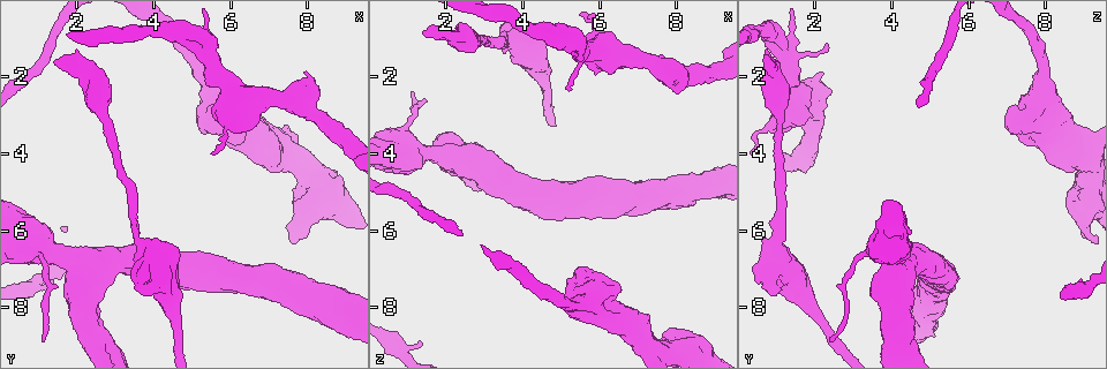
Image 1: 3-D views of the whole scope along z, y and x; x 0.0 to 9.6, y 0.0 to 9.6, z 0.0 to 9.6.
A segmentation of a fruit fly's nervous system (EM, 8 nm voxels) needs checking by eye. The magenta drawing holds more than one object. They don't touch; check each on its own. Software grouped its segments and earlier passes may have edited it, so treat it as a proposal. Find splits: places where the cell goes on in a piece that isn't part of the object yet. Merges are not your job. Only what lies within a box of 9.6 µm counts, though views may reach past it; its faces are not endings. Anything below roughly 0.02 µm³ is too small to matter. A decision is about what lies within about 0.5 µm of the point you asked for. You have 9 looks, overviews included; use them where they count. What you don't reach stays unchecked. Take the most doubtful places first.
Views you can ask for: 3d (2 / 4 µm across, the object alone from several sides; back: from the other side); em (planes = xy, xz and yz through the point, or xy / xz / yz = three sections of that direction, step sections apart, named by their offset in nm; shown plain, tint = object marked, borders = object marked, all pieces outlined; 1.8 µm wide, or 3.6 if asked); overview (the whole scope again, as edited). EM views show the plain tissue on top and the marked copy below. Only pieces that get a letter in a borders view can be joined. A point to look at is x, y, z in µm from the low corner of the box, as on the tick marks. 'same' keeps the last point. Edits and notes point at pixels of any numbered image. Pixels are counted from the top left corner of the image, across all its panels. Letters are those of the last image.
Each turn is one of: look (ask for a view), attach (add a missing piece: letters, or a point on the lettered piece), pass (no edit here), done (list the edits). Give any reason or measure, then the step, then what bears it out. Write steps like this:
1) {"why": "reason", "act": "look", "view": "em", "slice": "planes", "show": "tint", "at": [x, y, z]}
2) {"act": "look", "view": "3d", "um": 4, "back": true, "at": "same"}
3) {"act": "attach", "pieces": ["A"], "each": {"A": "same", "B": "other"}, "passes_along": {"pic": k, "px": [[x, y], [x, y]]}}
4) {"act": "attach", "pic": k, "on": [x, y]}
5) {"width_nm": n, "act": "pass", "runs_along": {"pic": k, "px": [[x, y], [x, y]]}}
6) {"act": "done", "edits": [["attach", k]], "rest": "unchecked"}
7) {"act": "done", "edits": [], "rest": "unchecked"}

{"why": "branch stops here", "act": "look", "view": "em", "slice": "yz", "step": 16, "show": "tint", "at": [1.50, 1.70, 0.95]}

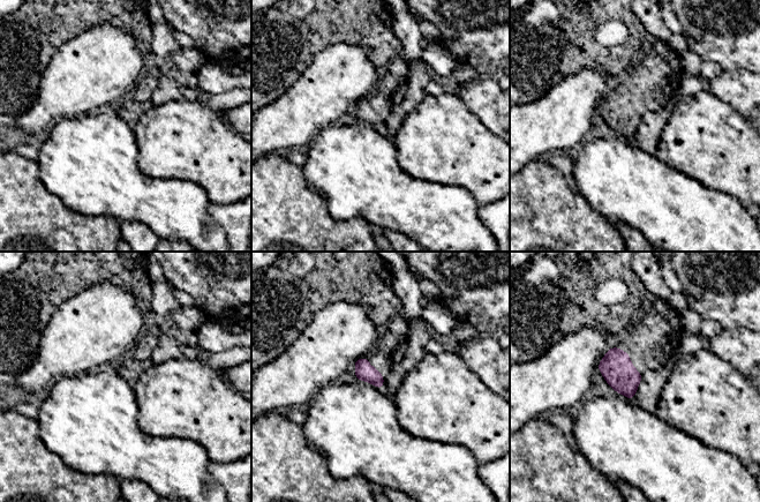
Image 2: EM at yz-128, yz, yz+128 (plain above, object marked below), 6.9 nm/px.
{"why": "cut it another way", "act": "look", "view": "em", "slice": "planes", "show": "borders", "at": "same"}

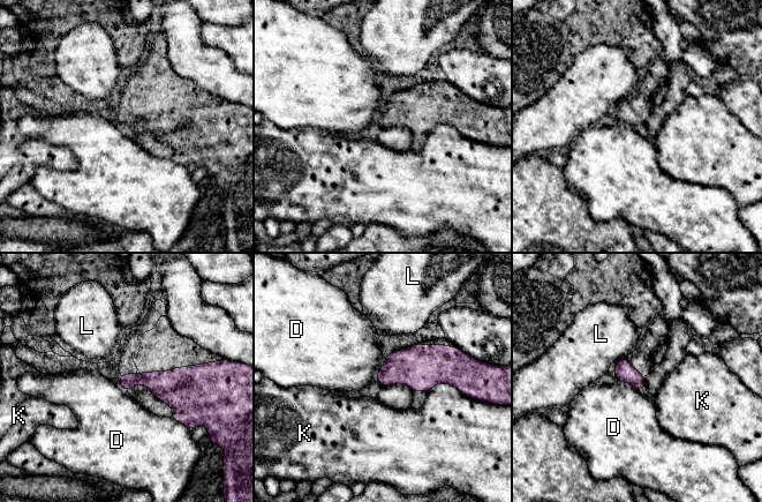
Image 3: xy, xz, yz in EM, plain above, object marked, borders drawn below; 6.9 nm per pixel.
{"act": "pass", "each": {"D": "other", "K": "other", "L": "other"}, "found": "none of them fits"}

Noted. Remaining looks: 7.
{"why": "an open end", "act": "look", "view": "em", "slice": "xy", "step": 4, "show": "tint", "at": [1.35, 7.30, 8.90]}

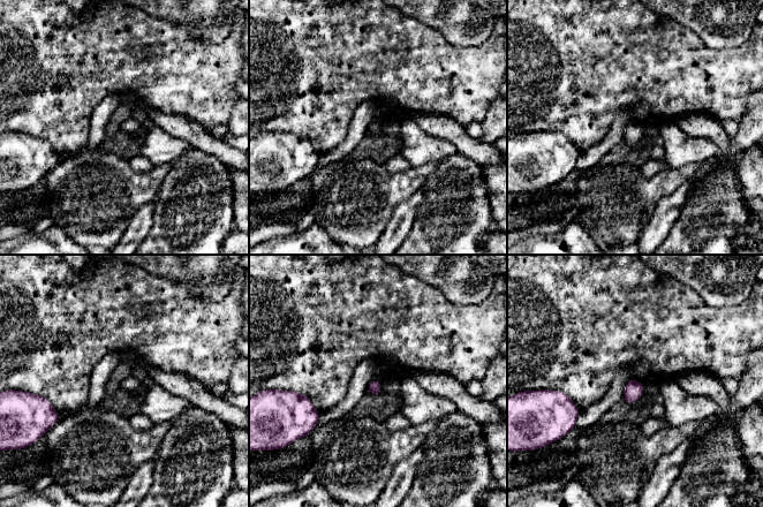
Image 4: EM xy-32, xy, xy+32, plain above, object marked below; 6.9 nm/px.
{"why": "another direction", "act": "look", "view": "em", "slice": "planes", "show": "borders", "at": "same"}

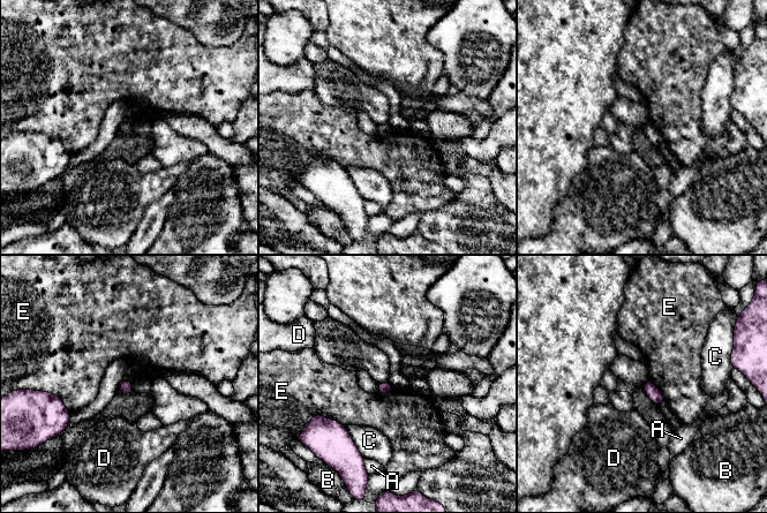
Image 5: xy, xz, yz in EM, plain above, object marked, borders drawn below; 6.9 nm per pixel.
{"act": "pass", "each": {"A": "other", "B": "other", "C": "other", "D": "other", "E": "other"}, "border": {"pic": 5, "px": [[314, 414], [335, 419], [345, 427]]}, "found": "no lettered piece goes on from it"}

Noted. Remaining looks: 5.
{"why": "thin arm on a thick one", "act": "look", "view": "em", "slice": "yz", "step": 4, "show": "borders", "at": [3.85, 6.60, 1.00]}

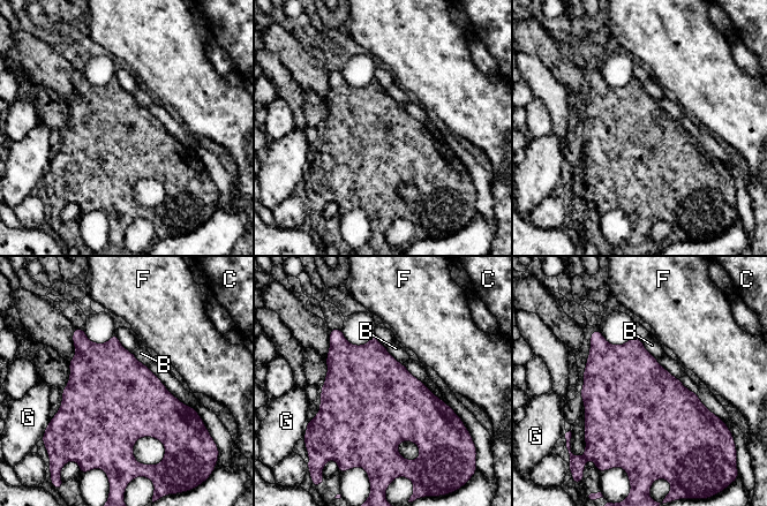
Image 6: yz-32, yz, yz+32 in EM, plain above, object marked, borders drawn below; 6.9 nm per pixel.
{"width_nm": 650, "act": "pass", "each": {"B": "other", "C": "other", "F": "other", "G": "other"}, "border": {"pic": 6, "px": [[130, 352], [148, 367]]}, "found": "none of them fits"}

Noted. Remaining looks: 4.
{"why": "an open end", "act": "look", "view": "em", "slice": "planes", "show": "borders", "at": [7.90, 1.85, 2.20]}

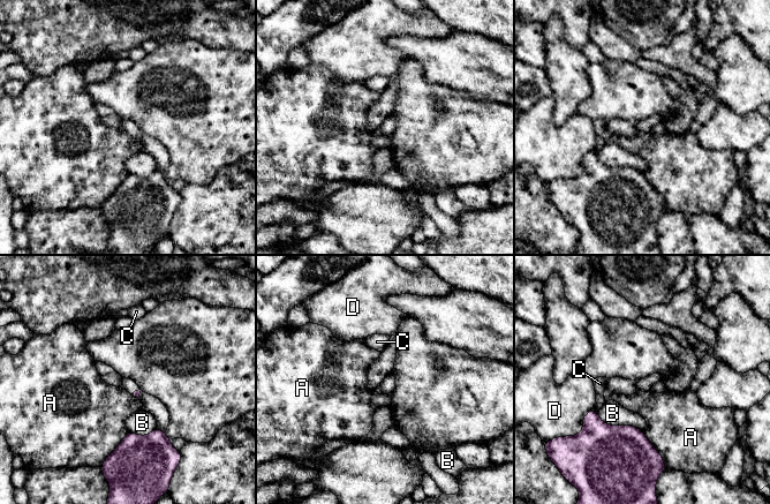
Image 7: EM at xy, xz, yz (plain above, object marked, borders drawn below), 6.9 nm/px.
{"longest_contact_nm": ["B", 340], "act": "pass", "each": {"A": "other", "B": "other", "C": "other", "D": "other"}, "found": "none of them fits"}

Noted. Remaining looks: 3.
{"act": "done", "edits": [], "rest": "unchecked"}

